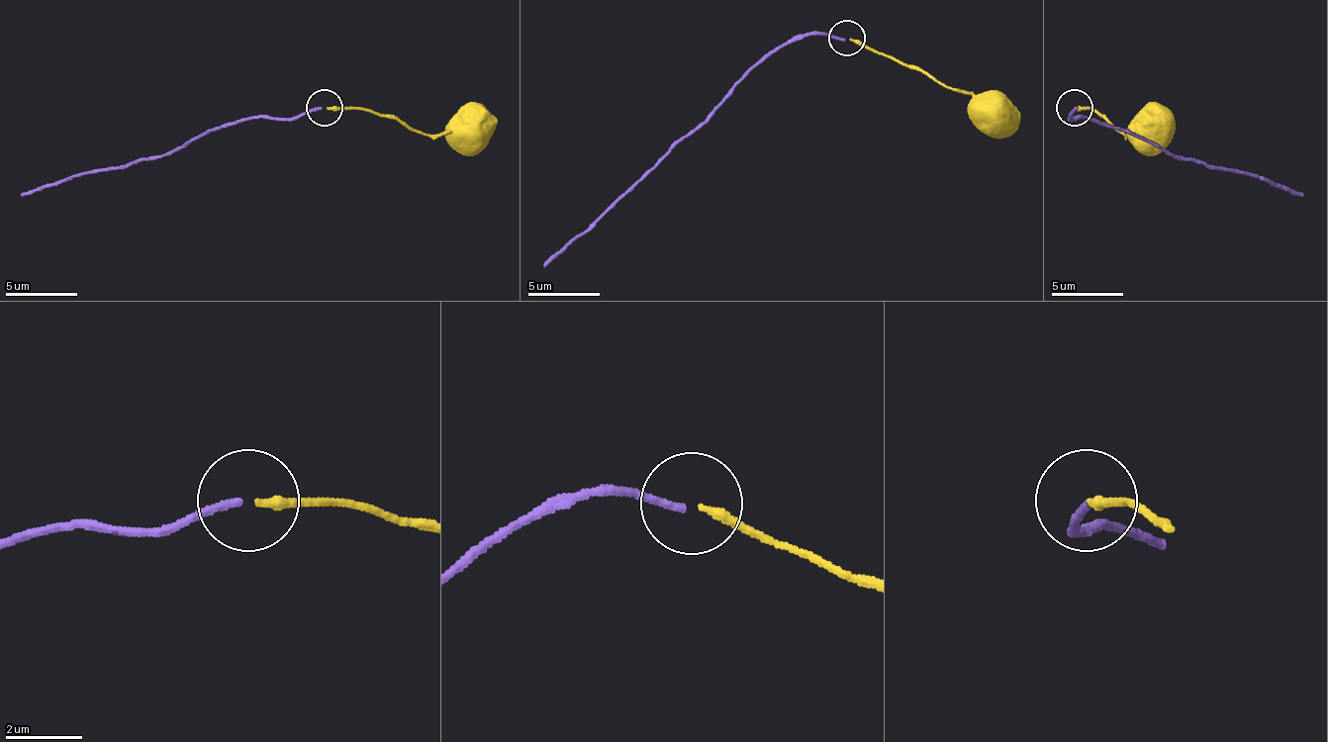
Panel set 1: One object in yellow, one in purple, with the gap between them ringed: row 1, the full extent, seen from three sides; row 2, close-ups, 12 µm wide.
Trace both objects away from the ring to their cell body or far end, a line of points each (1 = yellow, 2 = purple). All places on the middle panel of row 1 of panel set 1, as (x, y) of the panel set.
1: (849, 39), (885, 53), (946, 86), (990, 97), (1004, 115)
2: (845, 39), (795, 35), (777, 46), (545, 266)

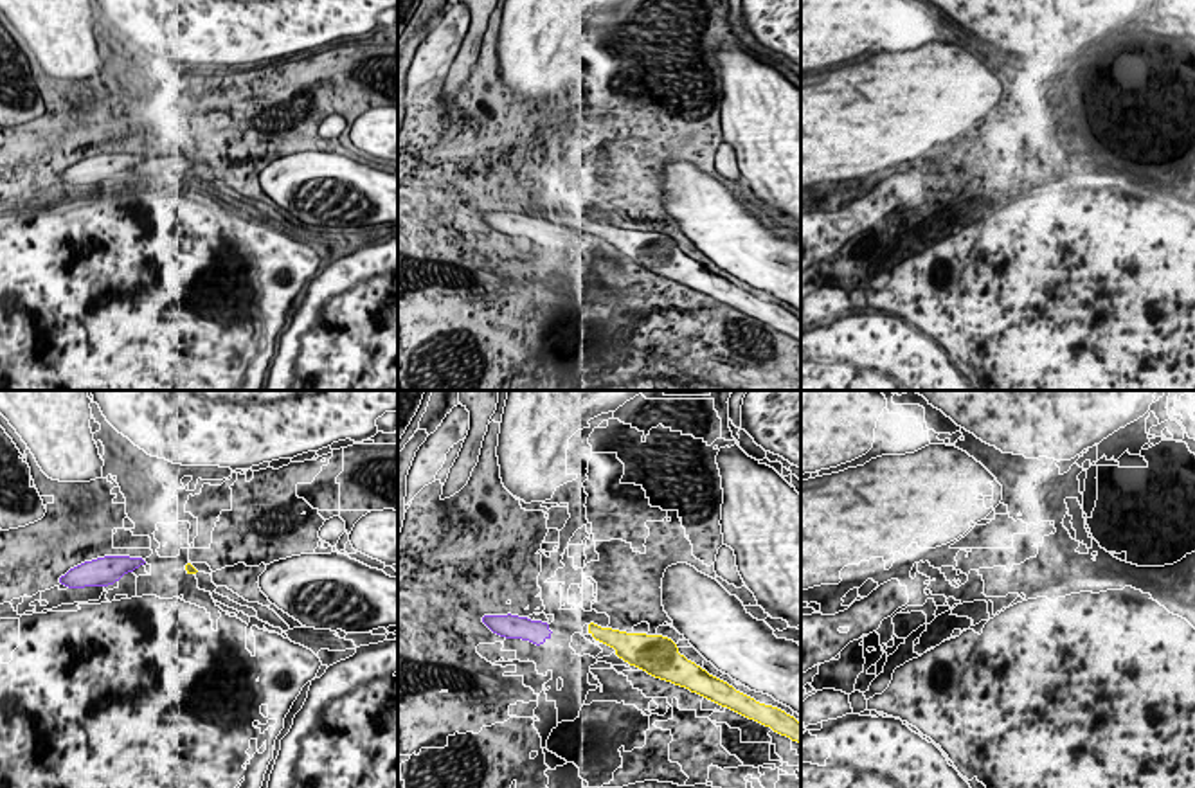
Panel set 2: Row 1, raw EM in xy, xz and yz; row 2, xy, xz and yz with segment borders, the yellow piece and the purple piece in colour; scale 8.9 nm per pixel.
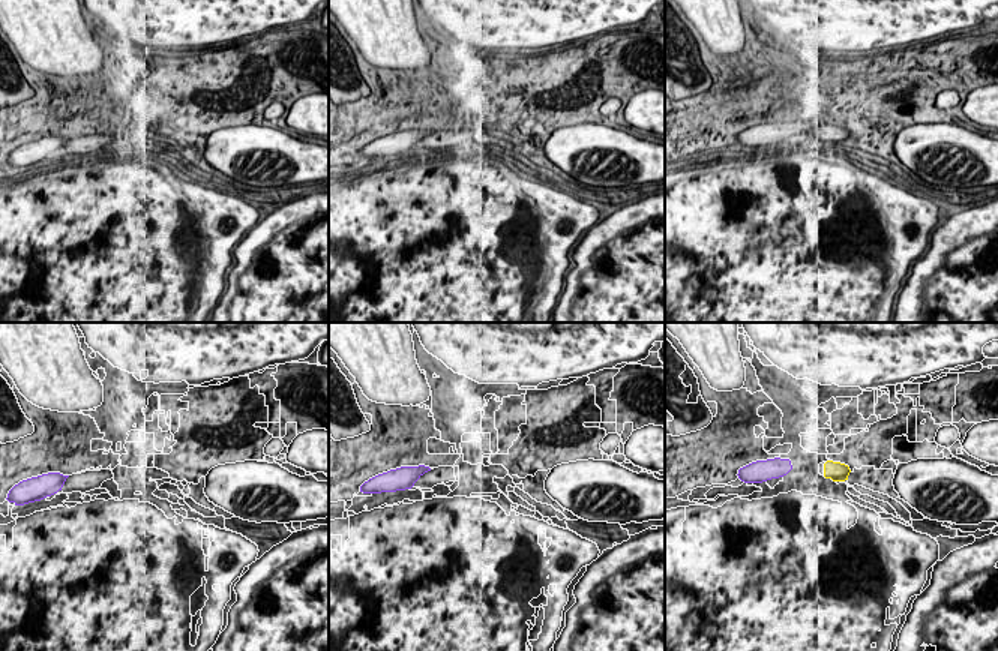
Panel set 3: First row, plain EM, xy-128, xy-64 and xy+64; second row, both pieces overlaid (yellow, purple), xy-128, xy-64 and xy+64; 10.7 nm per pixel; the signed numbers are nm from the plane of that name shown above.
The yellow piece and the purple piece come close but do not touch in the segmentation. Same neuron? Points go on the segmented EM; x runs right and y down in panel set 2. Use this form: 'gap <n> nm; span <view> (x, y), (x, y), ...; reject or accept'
gap 340 nm; span xz (589, 632), (551, 632); reject

